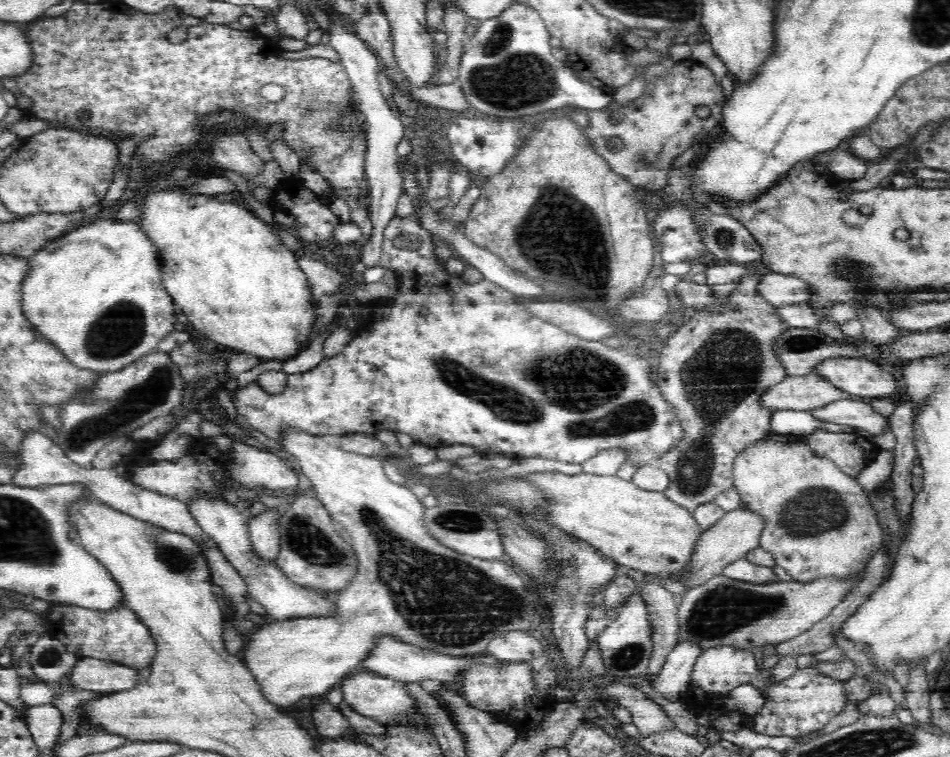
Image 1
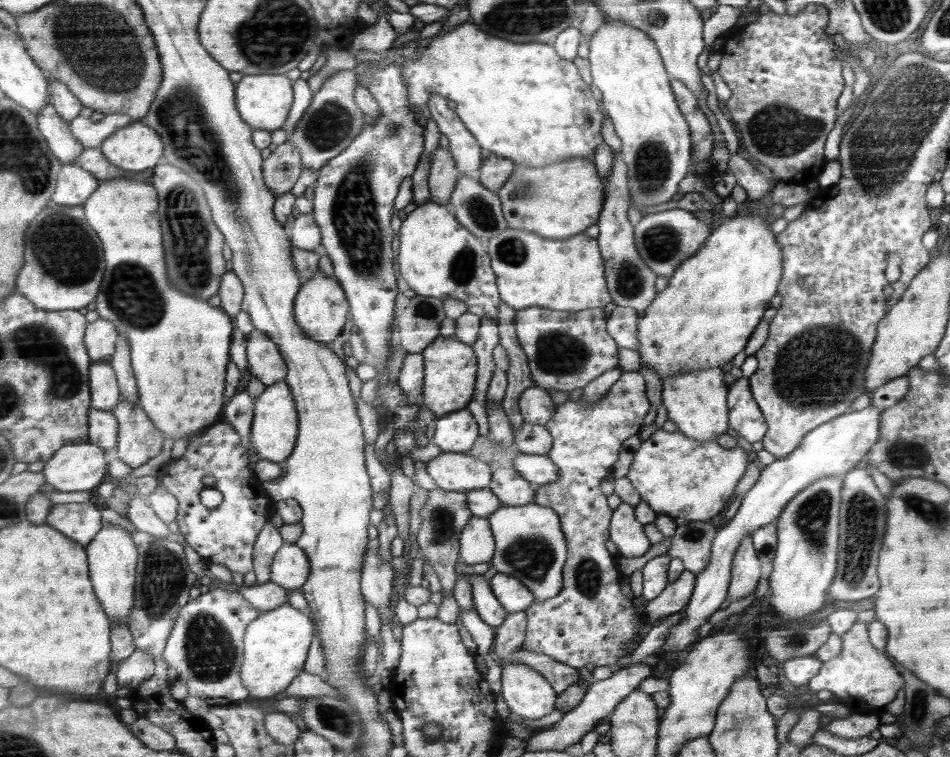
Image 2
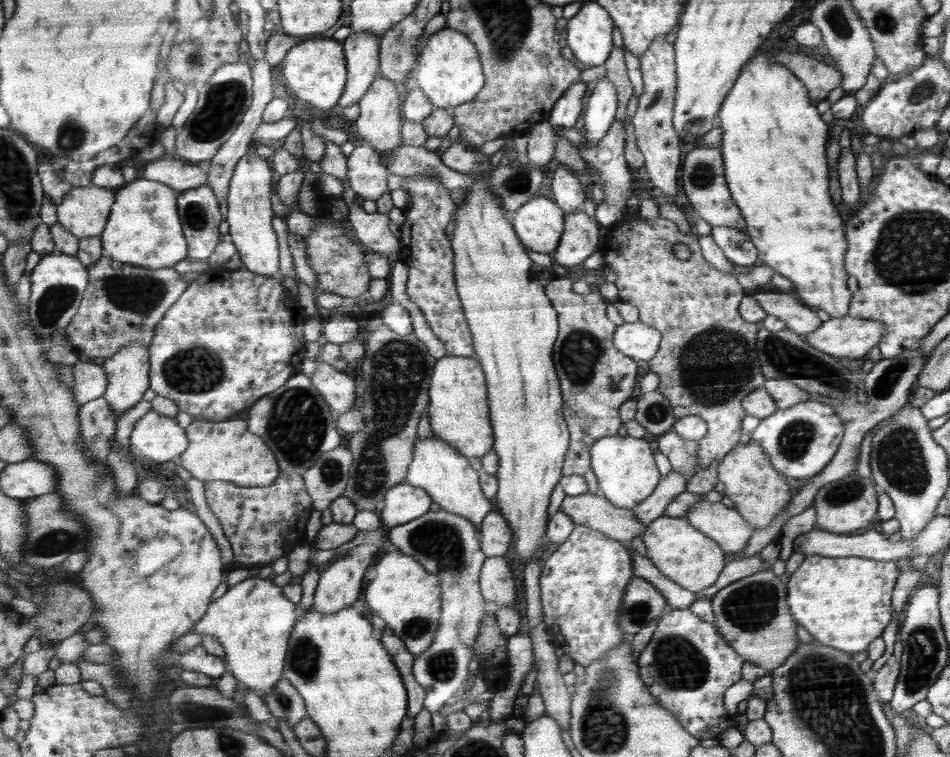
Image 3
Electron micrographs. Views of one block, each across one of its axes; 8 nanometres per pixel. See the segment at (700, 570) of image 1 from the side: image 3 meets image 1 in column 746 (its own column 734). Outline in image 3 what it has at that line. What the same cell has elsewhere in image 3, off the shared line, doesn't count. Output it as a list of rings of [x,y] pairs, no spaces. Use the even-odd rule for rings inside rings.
[[[699,500],[683,516],[694,528],[707,533],[723,551],[737,553],[745,549],[754,529],[729,503]]]

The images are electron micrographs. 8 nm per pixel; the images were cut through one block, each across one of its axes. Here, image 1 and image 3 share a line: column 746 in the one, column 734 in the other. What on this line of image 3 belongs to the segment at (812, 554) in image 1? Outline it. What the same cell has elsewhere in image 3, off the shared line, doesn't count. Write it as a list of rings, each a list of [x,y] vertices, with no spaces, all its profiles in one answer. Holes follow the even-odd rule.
[[[753,439],[740,441],[718,465],[719,487],[724,499],[736,509],[754,530],[766,528],[781,514],[793,499],[789,478],[771,463],[771,458]]]

